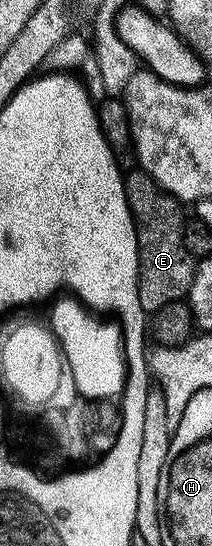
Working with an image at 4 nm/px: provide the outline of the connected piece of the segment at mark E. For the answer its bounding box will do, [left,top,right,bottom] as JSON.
[124,170,196,314]

